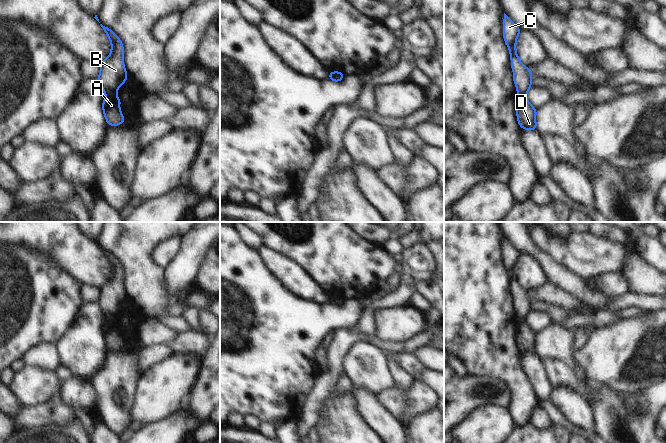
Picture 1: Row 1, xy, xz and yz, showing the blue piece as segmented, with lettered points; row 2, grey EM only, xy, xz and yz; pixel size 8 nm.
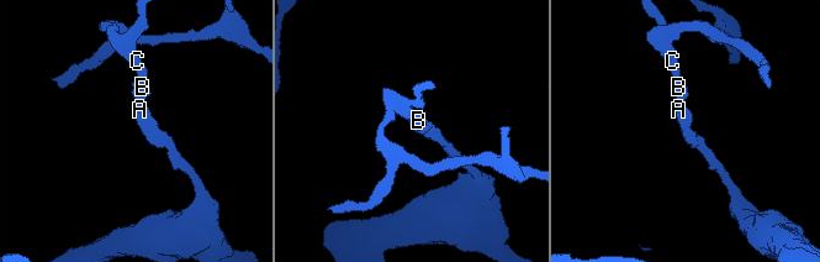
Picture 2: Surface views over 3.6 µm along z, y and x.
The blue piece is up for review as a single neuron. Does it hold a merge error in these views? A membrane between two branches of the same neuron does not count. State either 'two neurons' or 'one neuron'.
two neurons

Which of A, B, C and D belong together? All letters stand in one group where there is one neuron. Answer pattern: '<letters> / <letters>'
A D / B C

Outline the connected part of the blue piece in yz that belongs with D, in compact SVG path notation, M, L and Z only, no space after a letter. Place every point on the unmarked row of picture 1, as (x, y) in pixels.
M518 321L515 326L515 335L519 350L524 354L537 354L537 333L533 331L526 321Z

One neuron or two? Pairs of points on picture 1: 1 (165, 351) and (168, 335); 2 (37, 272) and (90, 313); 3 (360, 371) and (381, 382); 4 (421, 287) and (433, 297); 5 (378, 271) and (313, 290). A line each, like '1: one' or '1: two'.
1: two
2: two
3: one
4: one
5: two

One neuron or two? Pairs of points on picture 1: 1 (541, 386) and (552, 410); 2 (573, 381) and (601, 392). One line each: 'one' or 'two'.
1: two
2: two

